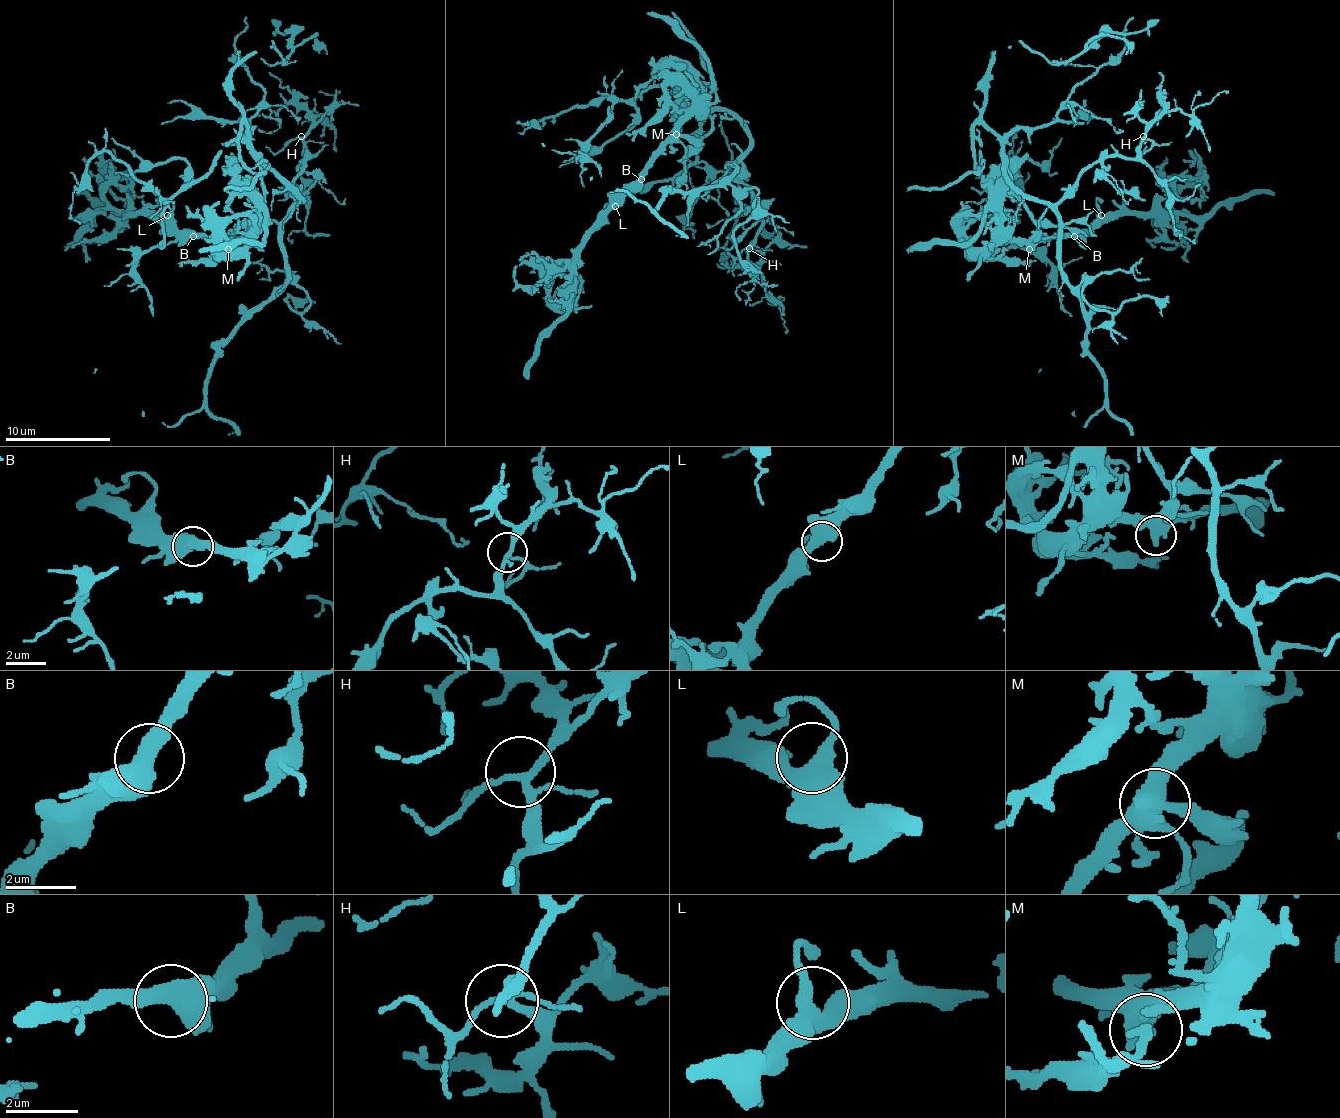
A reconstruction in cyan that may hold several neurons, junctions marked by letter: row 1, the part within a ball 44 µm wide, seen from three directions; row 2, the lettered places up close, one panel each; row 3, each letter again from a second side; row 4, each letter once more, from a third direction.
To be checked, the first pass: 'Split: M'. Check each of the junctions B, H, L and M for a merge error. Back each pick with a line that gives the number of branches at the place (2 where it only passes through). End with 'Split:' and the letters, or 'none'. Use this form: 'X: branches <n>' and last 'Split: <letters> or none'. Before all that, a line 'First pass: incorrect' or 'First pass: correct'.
First pass: correct
M: branches 3
Split: M

